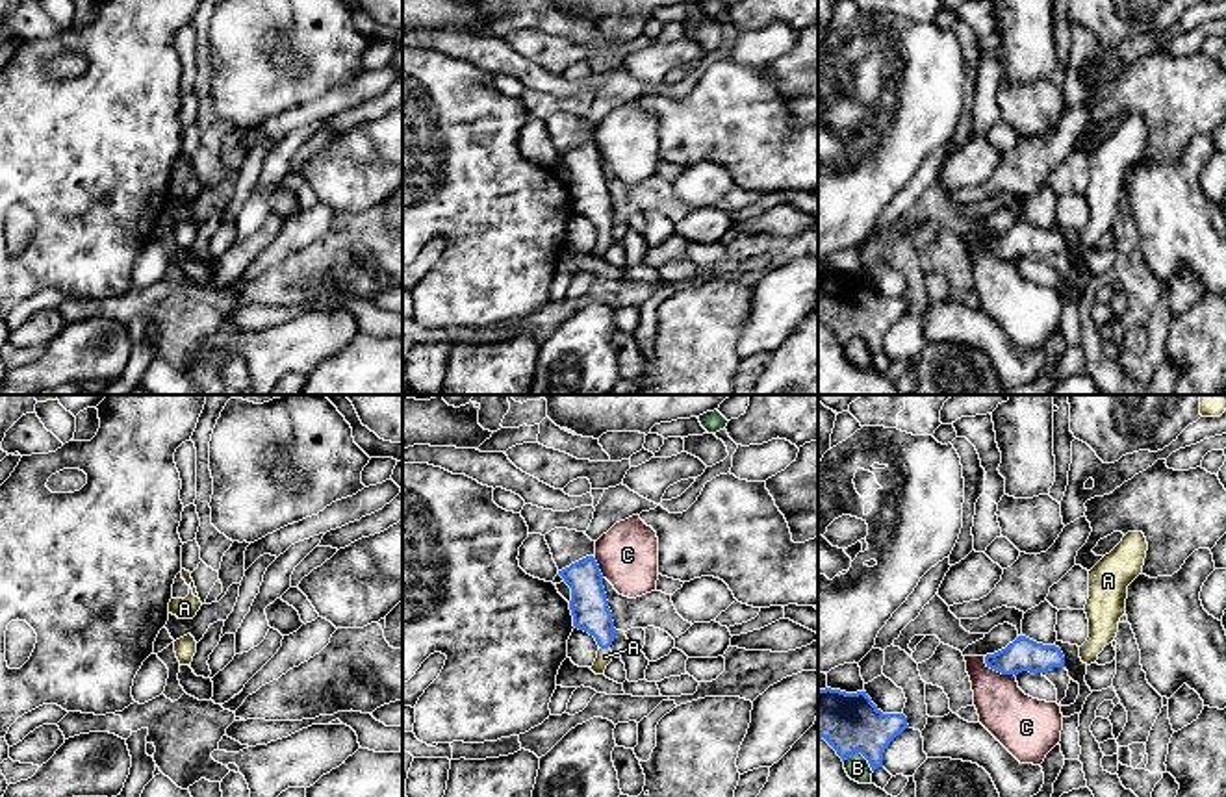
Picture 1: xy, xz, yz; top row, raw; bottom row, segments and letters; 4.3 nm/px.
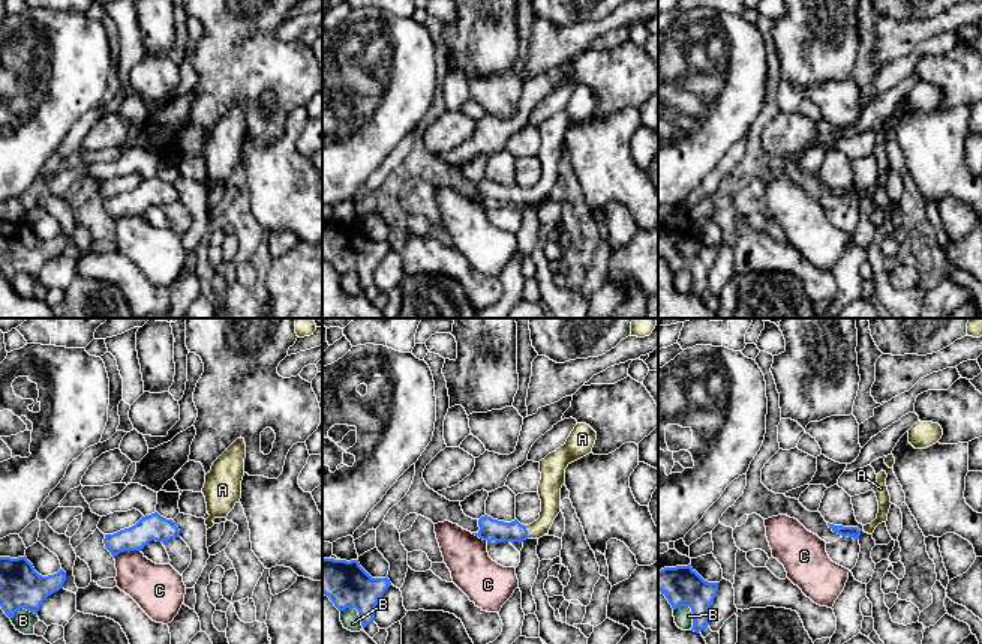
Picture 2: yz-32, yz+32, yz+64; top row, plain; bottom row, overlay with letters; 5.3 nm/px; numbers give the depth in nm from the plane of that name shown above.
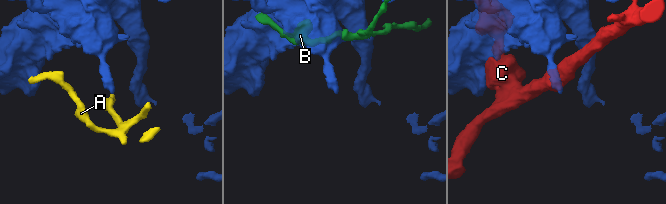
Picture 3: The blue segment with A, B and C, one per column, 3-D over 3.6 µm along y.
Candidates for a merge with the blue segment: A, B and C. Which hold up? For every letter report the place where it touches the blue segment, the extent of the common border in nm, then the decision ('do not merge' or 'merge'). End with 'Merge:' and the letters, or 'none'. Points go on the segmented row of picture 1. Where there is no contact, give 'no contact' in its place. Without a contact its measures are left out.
A: xz (605, 647) | 50 nm | merge
B: yz (861, 753) | 140 nm | do not merge
C: yz (998, 671) | 170 nm | do not merge
Merge: A

